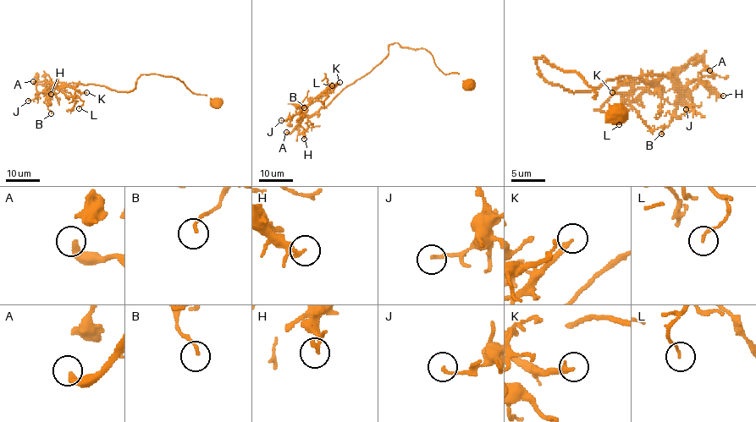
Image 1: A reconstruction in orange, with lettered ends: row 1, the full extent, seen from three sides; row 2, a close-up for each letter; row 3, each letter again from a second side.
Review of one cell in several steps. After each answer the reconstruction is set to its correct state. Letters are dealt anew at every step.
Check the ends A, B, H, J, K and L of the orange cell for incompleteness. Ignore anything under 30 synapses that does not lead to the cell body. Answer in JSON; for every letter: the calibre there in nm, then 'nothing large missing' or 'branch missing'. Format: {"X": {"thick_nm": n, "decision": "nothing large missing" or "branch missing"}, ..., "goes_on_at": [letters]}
{"A": {"thick_nm": 320, "decision": "branch missing"}, "B": {"thick_nm": 130, "decision": "nothing large missing"}, "H": {"thick_nm": 190, "decision": "nothing large missing"}, "J": {"thick_nm": 140, "decision": "nothing large missing"}, "K": {"thick_nm": 240, "decision": "nothing large missing"}, "L": {"thick_nm": 110, "decision": "nothing large missing"}, "goes_on_at": ["A"]}

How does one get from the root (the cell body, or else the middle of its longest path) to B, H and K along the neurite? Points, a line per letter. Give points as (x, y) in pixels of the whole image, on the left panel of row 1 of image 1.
B: (217, 103), (194, 94), (172, 76), (142, 74), (129, 92), (91, 84), (57, 85), (51, 92), (51, 113)
H: (217, 103), (194, 94), (172, 76), (159, 74), (142, 74), (129, 92), (69, 83), (56, 86), (51, 94)
K: (217, 103), (194, 94), (172, 76), (159, 74), (142, 74), (129, 92), (50, 81), (86, 92)

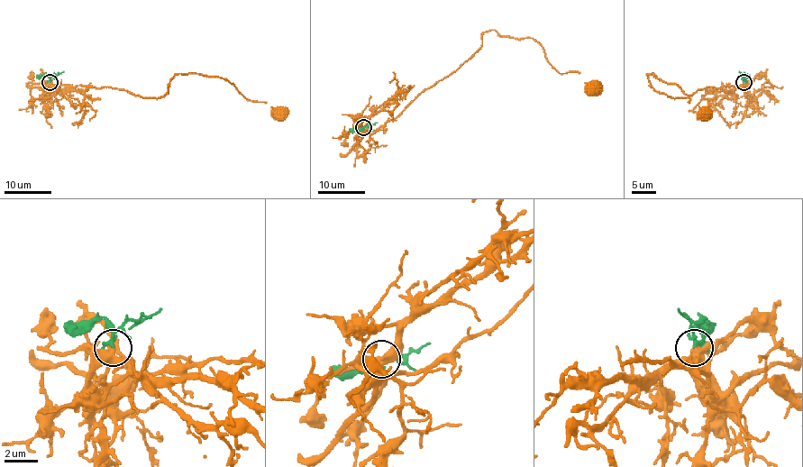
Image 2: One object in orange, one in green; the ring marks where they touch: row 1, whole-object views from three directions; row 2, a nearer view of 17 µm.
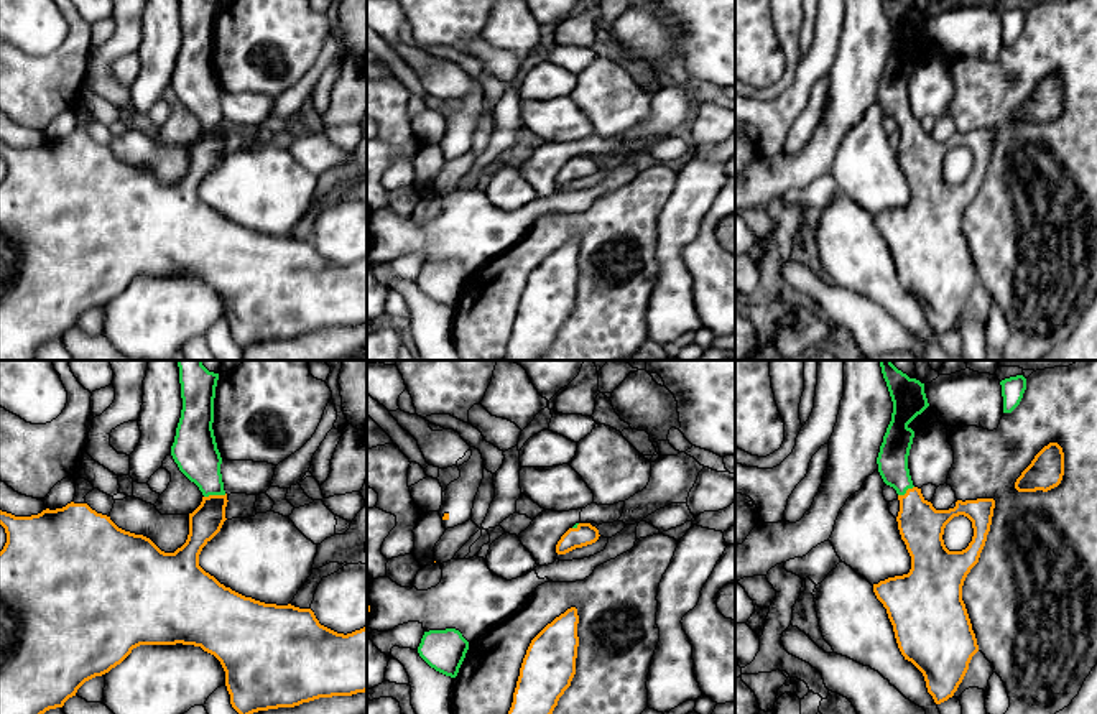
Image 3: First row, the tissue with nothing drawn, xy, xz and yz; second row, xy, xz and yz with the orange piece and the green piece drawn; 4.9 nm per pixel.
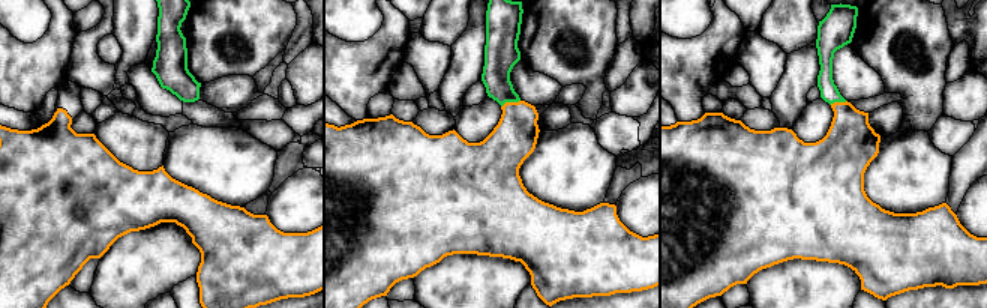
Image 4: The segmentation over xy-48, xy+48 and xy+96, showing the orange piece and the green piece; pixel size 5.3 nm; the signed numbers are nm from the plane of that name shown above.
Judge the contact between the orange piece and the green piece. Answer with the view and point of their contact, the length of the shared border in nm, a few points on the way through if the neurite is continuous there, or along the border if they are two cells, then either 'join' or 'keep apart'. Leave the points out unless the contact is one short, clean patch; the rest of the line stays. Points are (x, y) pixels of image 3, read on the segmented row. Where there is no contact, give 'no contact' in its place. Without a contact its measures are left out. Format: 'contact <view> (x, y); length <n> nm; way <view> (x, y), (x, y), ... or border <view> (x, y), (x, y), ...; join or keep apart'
contact xy (214, 496); length 110 nm; way xy (206, 520), (211, 514), (214, 496), (194, 449); join

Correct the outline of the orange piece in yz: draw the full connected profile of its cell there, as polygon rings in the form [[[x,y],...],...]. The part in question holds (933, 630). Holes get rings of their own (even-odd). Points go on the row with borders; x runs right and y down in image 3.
[[[891,360],[878,362],[893,401],[893,413],[880,446],[877,464],[883,482],[898,494],[900,512],[896,522],[901,540],[911,556],[911,569],[908,574],[873,584],[873,592],[886,609],[901,655],[923,673],[928,693],[936,704],[941,704],[954,696],[969,670],[972,656],[979,651],[977,638],[962,600],[962,586],[970,569],[979,563],[985,546],[995,500],[957,500],[954,508],[936,510],[923,497],[921,489],[913,485],[908,456],[914,431],[908,424],[929,406],[924,383],[910,378]],[[959,515],[972,522],[974,536],[965,549],[949,551],[942,540],[944,528]]]

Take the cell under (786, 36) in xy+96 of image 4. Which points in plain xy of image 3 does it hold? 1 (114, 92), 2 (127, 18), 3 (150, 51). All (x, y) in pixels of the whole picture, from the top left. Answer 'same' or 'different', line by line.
1: same
2: same
3: different

